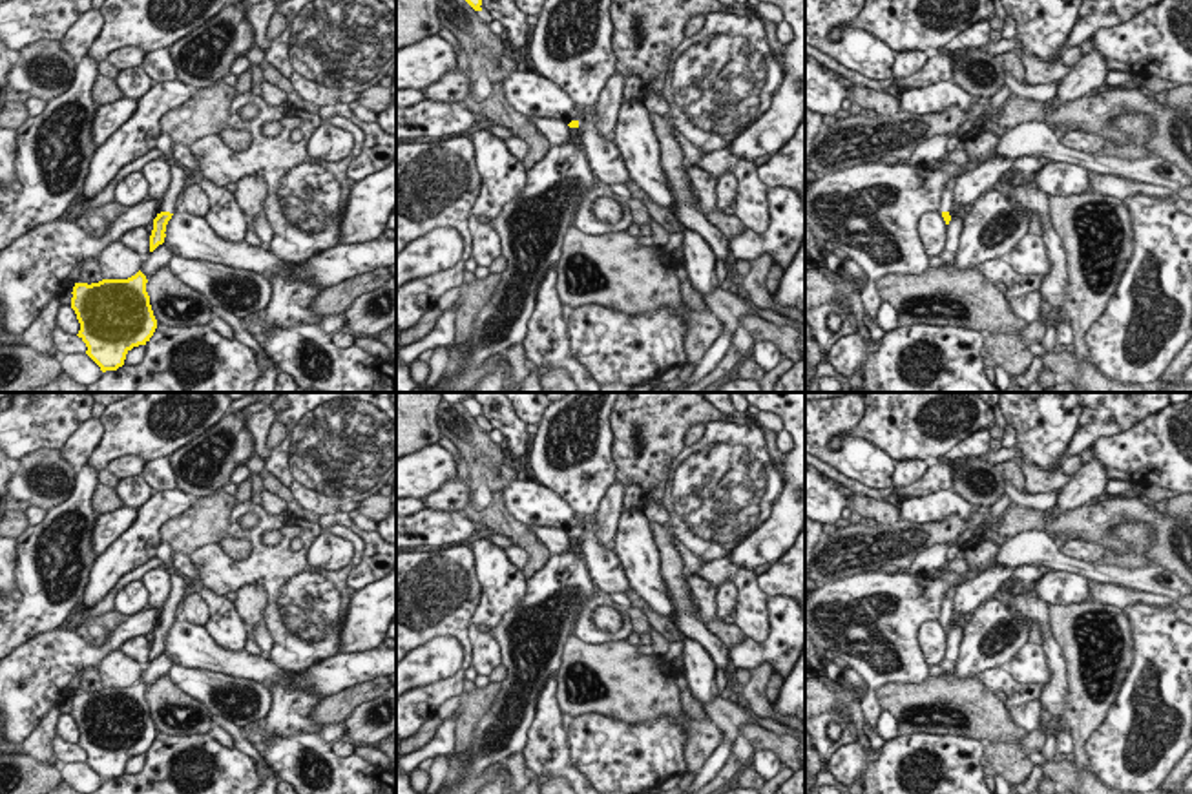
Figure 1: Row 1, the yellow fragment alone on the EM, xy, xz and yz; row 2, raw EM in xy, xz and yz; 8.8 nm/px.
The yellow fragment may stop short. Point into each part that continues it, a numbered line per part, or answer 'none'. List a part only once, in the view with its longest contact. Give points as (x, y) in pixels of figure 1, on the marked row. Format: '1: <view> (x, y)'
1: xy (179, 176)

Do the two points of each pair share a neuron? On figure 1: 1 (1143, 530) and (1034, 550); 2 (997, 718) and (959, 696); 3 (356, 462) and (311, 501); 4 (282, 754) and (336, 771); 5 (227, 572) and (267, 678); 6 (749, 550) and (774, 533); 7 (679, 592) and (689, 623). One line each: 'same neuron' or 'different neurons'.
1: different neurons
2: same neuron
3: same neuron
4: same neuron
5: different neurons
6: same neuron
7: different neurons

